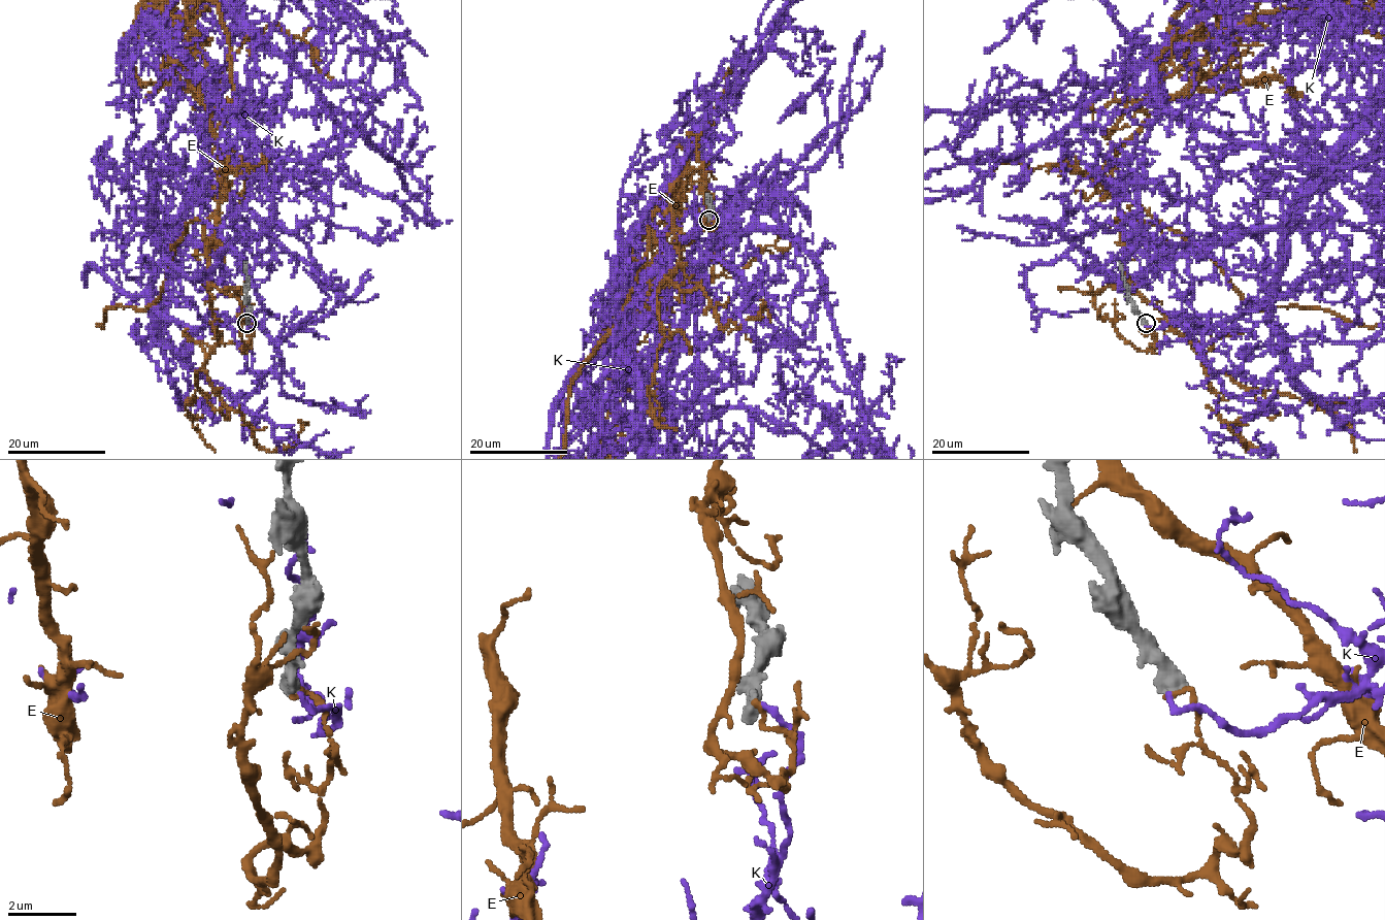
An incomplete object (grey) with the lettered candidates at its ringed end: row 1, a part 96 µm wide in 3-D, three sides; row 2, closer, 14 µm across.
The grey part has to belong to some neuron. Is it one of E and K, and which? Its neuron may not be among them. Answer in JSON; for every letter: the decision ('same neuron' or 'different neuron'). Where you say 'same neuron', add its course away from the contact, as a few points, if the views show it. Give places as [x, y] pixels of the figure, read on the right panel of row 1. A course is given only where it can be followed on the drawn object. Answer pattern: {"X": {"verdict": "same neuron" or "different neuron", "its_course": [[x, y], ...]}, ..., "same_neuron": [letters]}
{"E": {"verdict": "different neuron"}, "K": {"verdict": "different neuron"}, "same_neuron": []}

